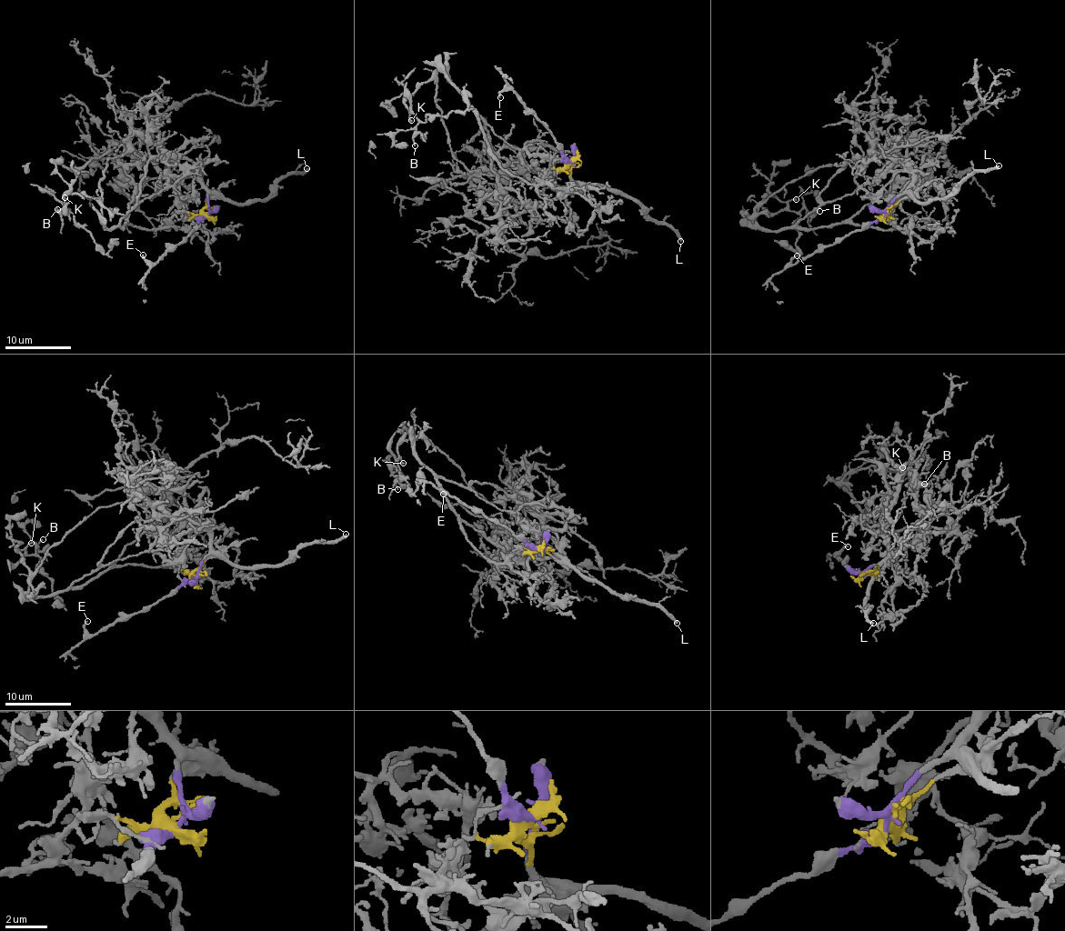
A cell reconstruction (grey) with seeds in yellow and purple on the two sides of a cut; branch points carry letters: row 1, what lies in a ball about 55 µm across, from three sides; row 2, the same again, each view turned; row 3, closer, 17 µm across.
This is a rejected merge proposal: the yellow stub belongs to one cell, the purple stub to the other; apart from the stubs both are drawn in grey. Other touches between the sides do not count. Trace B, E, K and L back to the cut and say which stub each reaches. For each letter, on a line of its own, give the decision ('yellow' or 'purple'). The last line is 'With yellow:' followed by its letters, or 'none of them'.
B: yellow
E: purple
K: yellow
L: purple
With yellow: B, K

